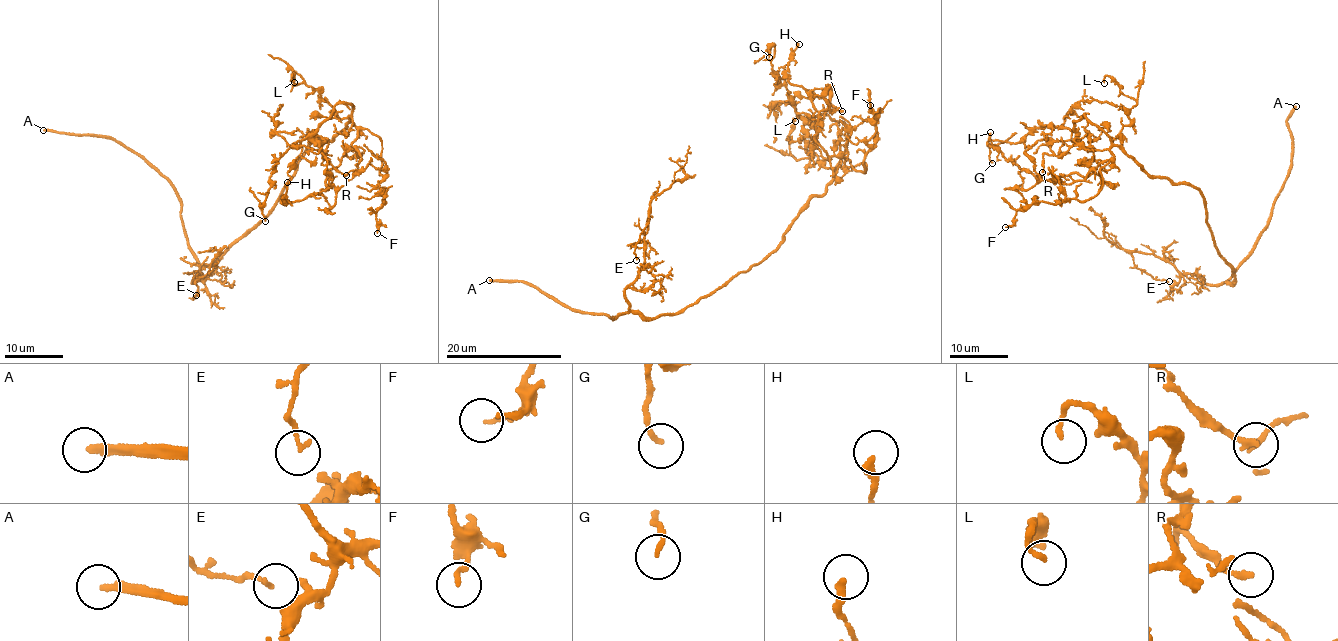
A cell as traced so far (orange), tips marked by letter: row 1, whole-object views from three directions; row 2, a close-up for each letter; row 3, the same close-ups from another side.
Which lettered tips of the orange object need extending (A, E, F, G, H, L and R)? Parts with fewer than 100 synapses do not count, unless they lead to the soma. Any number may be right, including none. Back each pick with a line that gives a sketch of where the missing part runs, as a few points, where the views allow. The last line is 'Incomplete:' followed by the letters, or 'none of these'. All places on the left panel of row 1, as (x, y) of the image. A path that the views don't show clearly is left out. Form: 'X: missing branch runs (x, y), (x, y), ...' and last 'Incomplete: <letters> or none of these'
Incomplete: A

